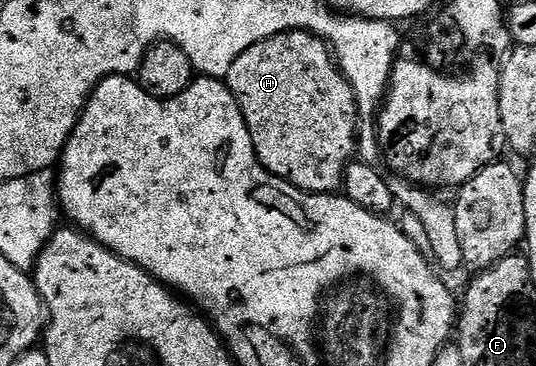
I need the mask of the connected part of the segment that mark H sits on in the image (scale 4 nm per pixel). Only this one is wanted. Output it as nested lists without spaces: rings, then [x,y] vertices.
[[[282,32],[273,38],[265,38],[265,42],[257,42],[257,46],[249,46],[249,50],[245,50],[245,54],[241,54],[241,58],[237,58],[237,62],[233,62],[233,66],[229,66],[225,83],[229,86],[233,98],[237,98],[237,106],[241,106],[241,114],[245,118],[245,126],[249,126],[249,138],[253,138],[253,150],[257,154],[257,158],[264,170],[271,173],[272,176],[297,186],[303,192],[335,194],[342,189],[345,170],[348,164],[352,163],[357,156],[355,131],[359,121],[359,107],[355,101],[353,86],[343,77],[343,71],[335,63],[335,57],[328,41],[315,36],[311,32]]]

